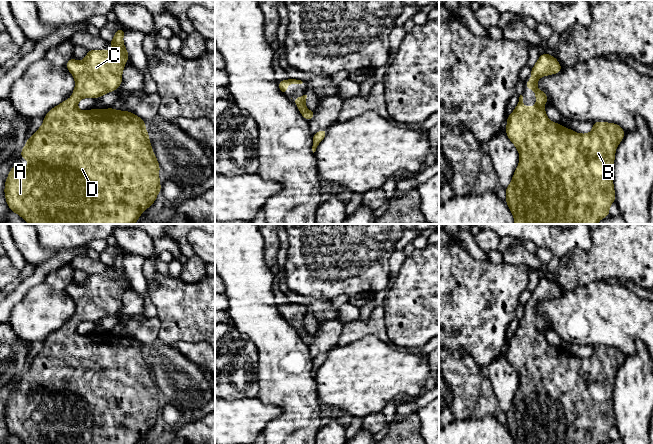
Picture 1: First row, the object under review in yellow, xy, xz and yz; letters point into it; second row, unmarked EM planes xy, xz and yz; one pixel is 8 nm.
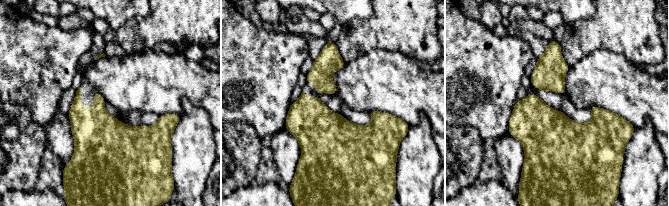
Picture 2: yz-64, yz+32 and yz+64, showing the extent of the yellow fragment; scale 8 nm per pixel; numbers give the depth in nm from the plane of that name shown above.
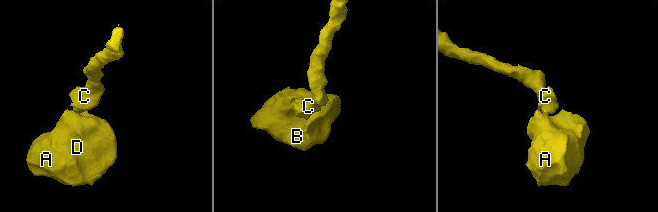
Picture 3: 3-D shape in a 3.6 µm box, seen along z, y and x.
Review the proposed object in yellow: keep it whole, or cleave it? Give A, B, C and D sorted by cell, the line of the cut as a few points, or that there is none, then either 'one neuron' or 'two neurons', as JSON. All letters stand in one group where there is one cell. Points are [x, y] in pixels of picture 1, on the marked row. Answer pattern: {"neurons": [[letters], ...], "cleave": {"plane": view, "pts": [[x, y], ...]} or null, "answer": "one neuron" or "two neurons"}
{"neurons": [["A", "B", "C", "D"]], "cleave": null, "answer": "one neuron"}

